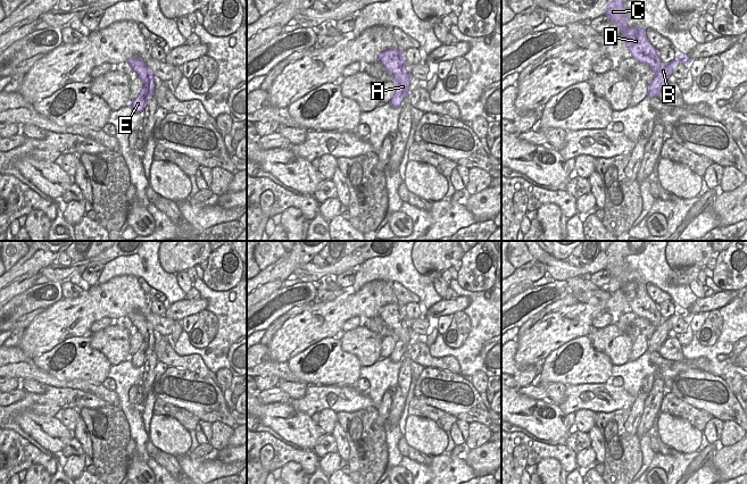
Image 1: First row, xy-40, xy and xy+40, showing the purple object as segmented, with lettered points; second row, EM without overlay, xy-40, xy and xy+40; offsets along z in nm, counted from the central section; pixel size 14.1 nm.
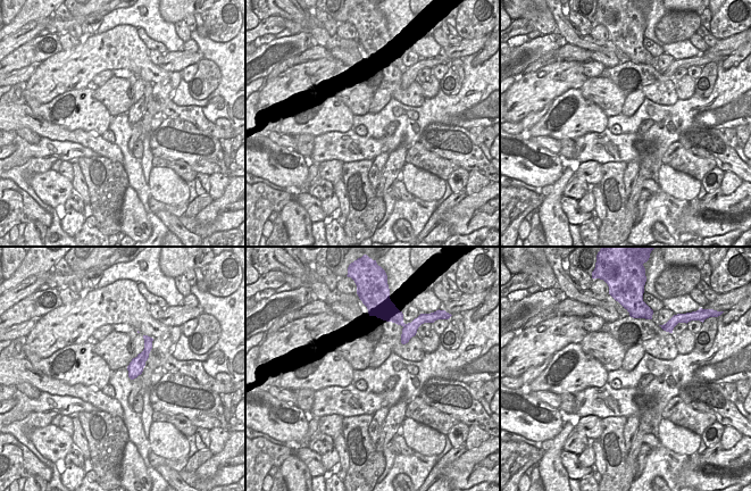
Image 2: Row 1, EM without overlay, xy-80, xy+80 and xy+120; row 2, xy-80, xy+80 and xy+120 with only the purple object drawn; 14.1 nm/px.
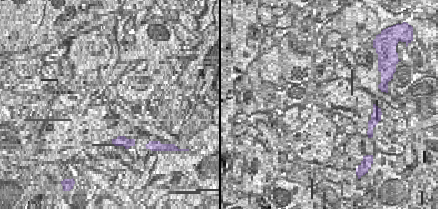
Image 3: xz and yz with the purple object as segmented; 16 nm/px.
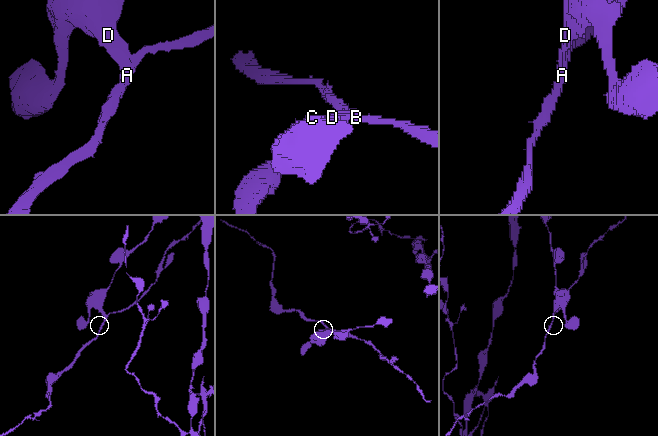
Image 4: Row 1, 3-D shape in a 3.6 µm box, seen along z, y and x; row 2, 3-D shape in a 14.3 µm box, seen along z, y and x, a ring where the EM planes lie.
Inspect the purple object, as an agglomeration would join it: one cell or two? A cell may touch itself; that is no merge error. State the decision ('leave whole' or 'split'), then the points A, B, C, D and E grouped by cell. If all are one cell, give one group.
split; groups A B E / C D

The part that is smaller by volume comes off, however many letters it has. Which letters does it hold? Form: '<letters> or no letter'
A, B, E

